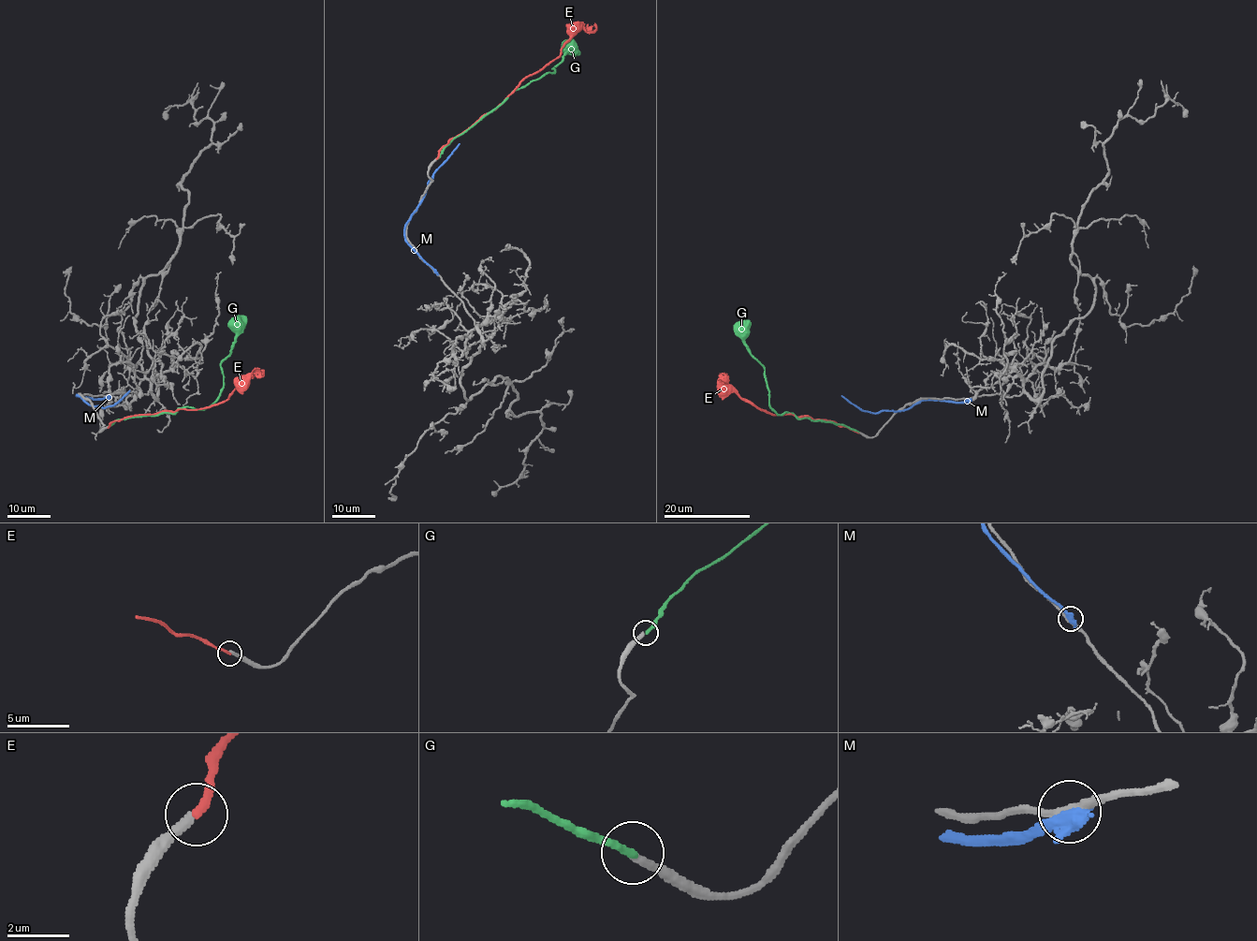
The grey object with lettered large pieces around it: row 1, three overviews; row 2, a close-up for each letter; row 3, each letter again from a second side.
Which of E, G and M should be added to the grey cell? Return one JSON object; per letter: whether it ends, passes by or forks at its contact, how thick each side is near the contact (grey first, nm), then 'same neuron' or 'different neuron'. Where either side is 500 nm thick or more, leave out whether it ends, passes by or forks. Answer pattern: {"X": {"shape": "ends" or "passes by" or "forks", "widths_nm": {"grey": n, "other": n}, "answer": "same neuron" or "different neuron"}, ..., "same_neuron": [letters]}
{"E": {"shape": "ends", "widths_nm": {"grey": 300, "other": 240}, "answer": "different neuron"}, "G": {"shape": "ends", "widths_nm": {"grey": 280, "other": 240}, "answer": "same neuron"}, "M": {"widths_nm": {"grey": 280, "other": 550}, "answer": "different neuron"}, "same_neuron": ["G"]}

